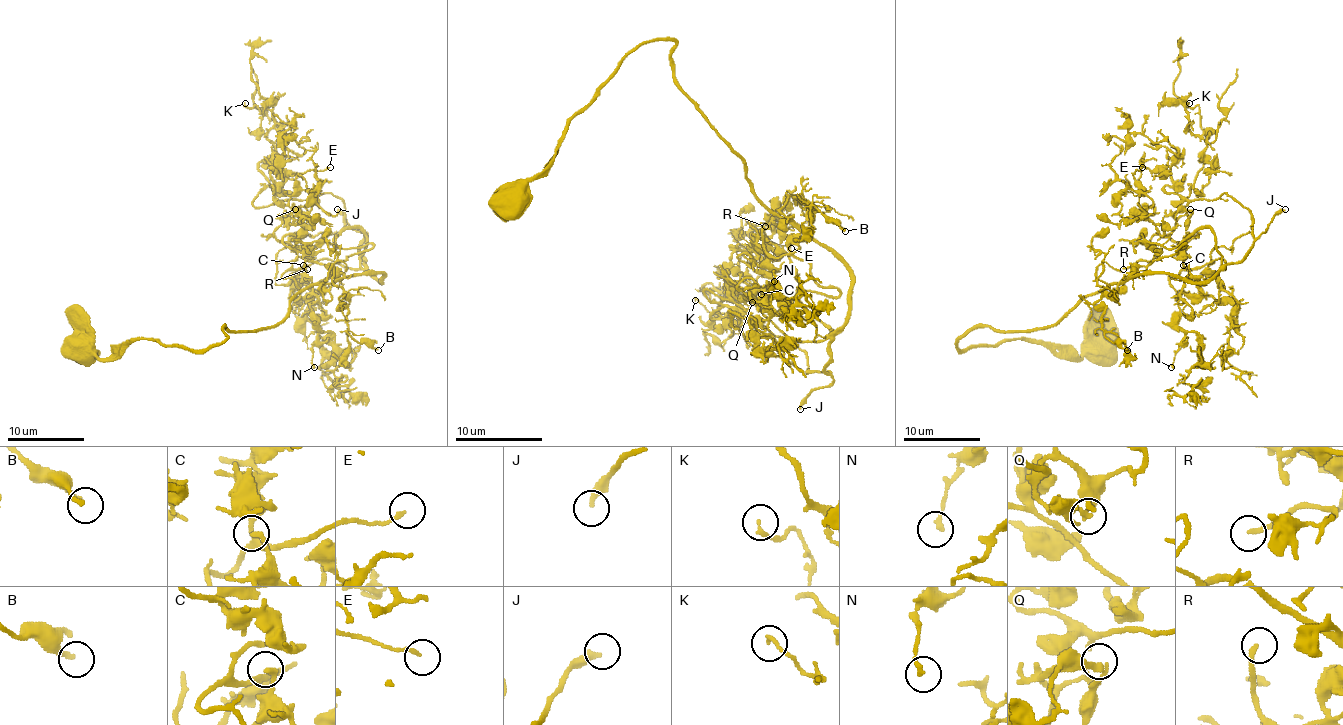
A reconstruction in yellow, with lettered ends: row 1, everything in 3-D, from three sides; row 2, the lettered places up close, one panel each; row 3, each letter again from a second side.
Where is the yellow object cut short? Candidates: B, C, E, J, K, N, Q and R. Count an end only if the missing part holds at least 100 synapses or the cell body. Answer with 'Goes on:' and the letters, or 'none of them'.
Goes on: J

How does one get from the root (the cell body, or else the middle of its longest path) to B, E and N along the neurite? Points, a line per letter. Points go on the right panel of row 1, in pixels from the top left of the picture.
B: (1102, 348), (957, 342), (1051, 327), (1111, 284), (1100, 265), (1104, 334), (1127, 350)
E: (1102, 348), (957, 342), (1048, 329), (1183, 248), (1133, 242), (1156, 251), (1161, 230), (1142, 167)
N: (1102, 348), (957, 342), (1223, 259), (1216, 298), (1179, 296), (1171, 367)

